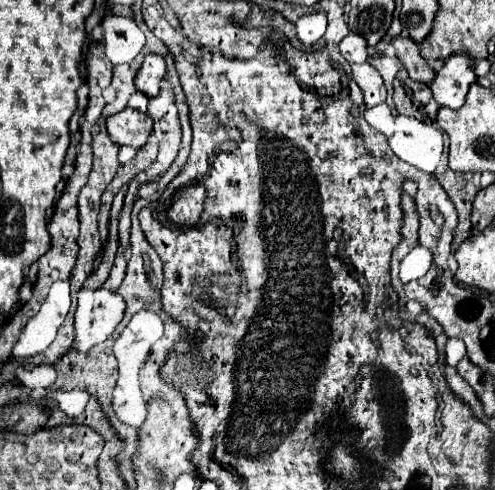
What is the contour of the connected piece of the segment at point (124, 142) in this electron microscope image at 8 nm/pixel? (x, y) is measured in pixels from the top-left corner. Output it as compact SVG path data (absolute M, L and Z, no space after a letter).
M125 108L119 114L107 118L107 132L115 144L139 150L153 132L153 120L145 112Z

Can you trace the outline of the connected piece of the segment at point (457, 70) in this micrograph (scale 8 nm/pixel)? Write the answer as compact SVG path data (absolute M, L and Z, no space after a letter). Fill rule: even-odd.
M453 54L441 72L437 72L435 82L431 84L431 92L441 108L459 110L465 104L465 96L473 82L477 82L477 76L471 70L471 58Z

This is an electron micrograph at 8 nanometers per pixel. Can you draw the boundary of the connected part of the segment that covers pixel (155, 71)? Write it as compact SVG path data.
M147 54L141 64L141 70L135 76L135 86L137 86L137 90L141 90L149 98L153 98L153 96L157 96L165 74L167 74L165 58L159 54Z

